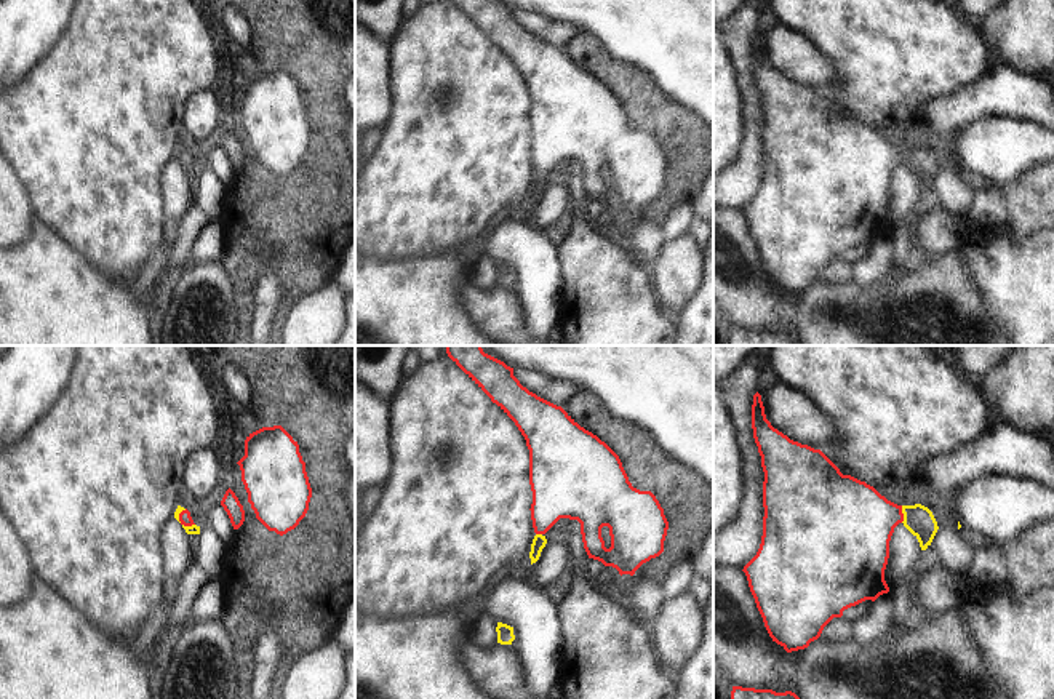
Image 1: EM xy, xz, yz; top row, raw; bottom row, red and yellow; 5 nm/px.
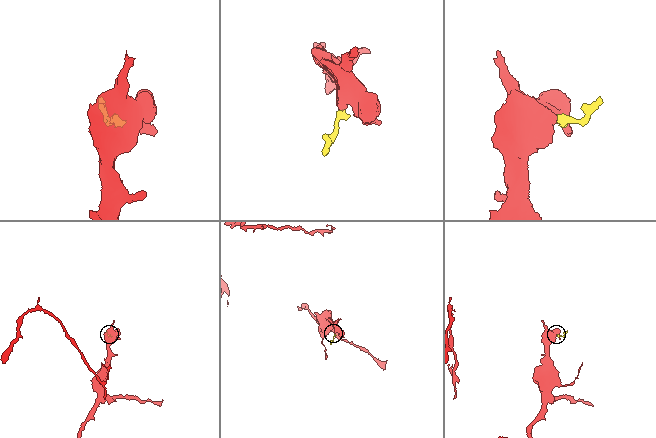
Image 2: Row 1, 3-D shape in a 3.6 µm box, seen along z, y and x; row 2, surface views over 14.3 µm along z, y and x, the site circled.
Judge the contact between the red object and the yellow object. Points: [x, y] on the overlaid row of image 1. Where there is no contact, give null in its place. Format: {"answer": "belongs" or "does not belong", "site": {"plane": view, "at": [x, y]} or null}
{"answer": "belongs", "site": {"plane": "yz", "at": [902, 514]}}

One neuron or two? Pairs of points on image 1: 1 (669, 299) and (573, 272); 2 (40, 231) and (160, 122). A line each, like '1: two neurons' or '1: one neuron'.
1: two neurons
2: two neurons

